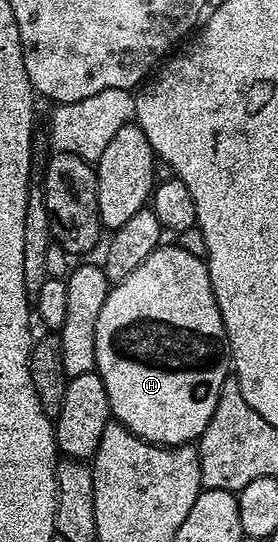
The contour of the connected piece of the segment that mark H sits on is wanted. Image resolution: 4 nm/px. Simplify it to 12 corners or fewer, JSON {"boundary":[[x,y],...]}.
{"boundary":[[207,263],[109,287],[95,371],[146,444],[199,441],[230,374]]}

